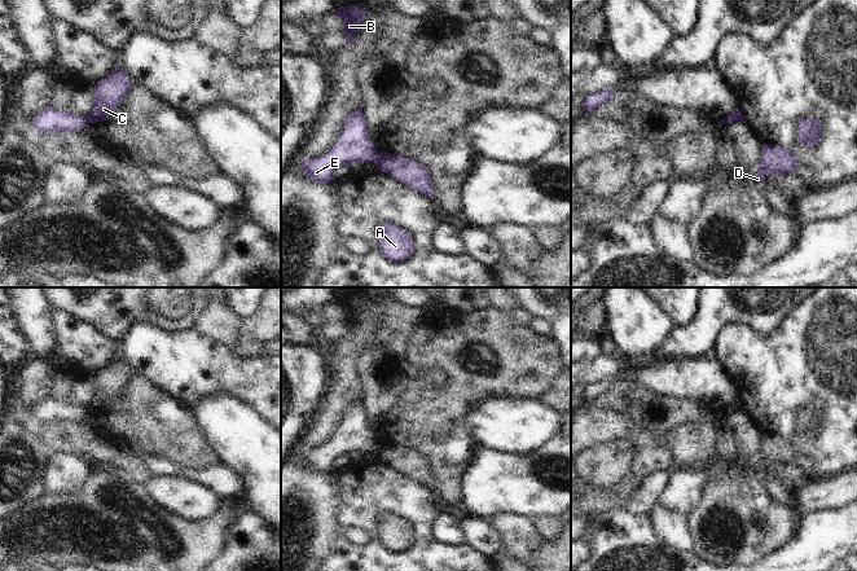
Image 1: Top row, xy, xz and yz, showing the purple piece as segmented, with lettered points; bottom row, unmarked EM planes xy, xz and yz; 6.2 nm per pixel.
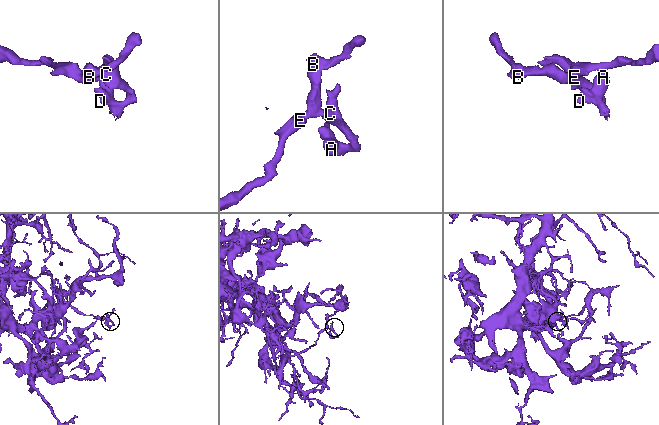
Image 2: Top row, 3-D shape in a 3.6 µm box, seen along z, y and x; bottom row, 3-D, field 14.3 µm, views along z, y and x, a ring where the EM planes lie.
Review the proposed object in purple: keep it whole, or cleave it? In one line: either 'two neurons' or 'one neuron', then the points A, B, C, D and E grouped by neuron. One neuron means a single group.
two neurons | A C D / B E

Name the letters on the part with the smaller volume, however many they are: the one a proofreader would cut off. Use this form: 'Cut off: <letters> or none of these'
Cut off: A, C, D

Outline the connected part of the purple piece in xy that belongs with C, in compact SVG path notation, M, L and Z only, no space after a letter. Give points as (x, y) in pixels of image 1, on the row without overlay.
M117 357L93 375L93 397L88 405L91 413L107 409L122 394L131 379L132 369Z

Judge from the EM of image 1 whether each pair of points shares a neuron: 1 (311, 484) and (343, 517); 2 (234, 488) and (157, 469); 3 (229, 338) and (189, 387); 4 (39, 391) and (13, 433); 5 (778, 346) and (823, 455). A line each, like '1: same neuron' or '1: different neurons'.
1: different neurons
2: same neuron
3: different neurons
4: different neurons
5: same neuron

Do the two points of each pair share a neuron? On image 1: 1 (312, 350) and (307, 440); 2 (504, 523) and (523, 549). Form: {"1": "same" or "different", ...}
{"1": "different", "2": "same"}

